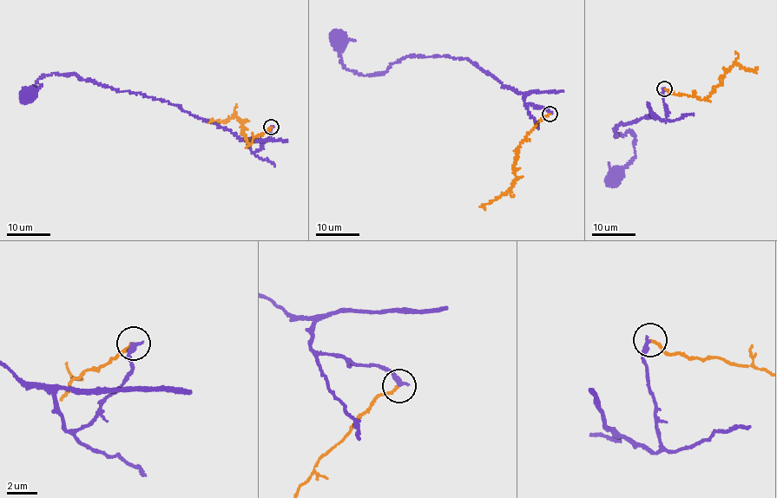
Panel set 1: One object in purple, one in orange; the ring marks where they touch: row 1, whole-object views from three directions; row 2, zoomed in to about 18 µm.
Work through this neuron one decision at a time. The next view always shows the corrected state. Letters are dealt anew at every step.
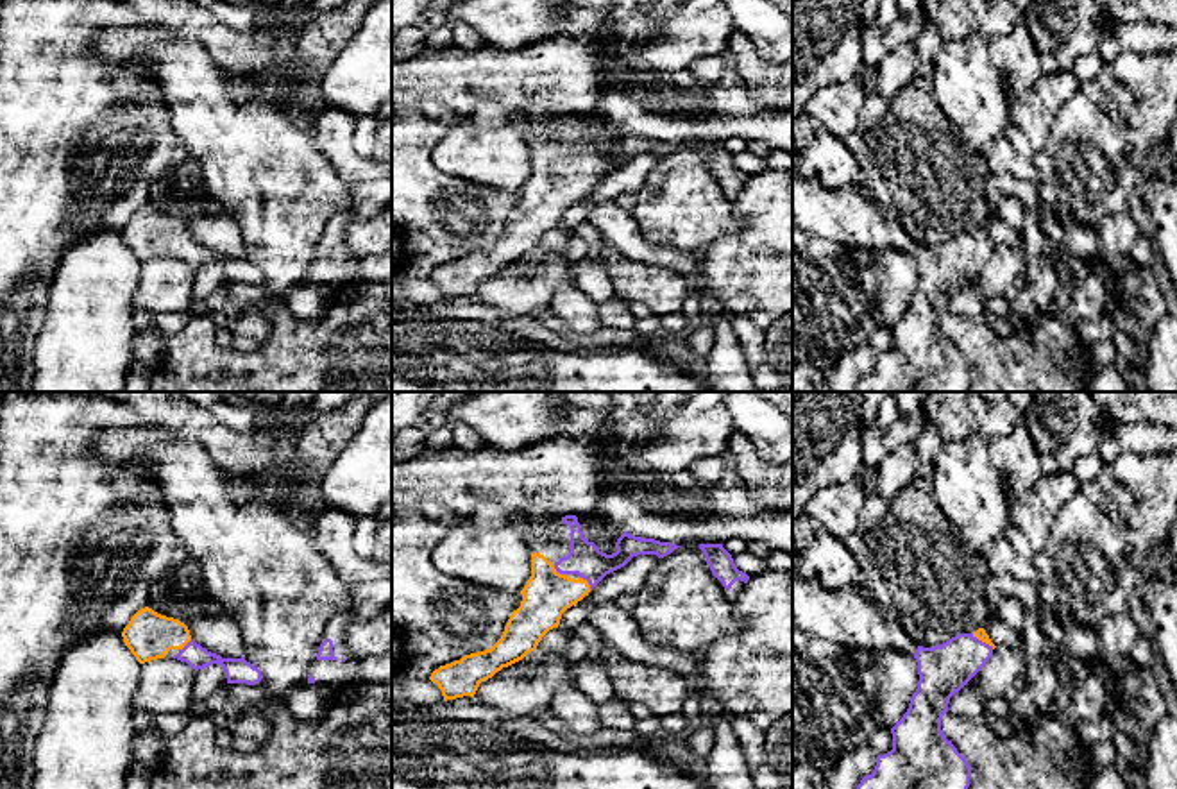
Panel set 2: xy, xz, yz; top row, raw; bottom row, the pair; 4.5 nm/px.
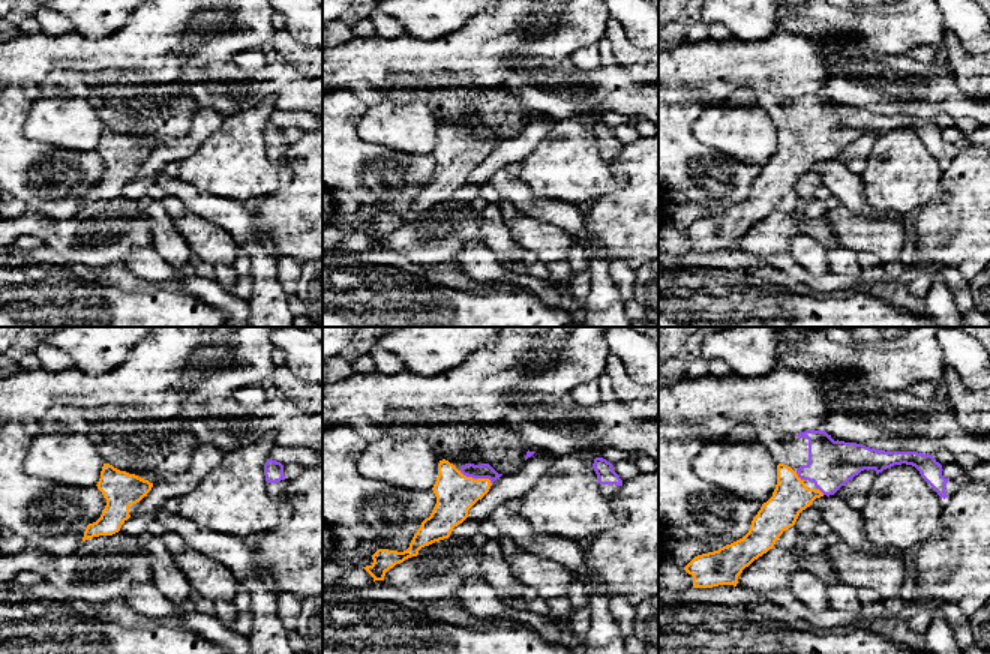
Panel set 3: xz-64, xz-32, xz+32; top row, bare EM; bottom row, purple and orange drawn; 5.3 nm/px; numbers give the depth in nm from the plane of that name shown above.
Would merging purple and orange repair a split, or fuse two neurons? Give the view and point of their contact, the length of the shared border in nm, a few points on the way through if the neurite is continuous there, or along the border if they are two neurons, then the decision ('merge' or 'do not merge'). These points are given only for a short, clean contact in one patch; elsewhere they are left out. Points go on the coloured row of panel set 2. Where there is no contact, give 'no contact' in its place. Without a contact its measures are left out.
meets purple in yz at (981, 641); contact 120 nm long; runs through yz (943, 670), (981, 641), (981, 634); merge

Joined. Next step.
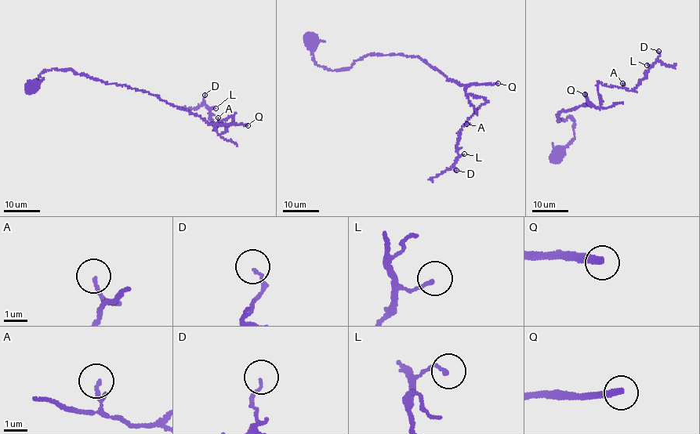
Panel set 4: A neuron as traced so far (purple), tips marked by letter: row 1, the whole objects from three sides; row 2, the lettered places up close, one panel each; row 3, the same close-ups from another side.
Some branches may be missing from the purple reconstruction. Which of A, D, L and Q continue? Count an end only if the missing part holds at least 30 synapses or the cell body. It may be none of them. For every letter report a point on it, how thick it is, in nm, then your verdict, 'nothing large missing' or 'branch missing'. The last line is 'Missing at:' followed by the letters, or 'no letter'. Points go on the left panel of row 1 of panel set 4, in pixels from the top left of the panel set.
A: at (218, 117); 140 nm thick; nothing large missing
D: at (204, 95); 110 nm thick; nothing large missing
L: at (215, 108); 130 nm thick; nothing large missing
Q: at (248, 125); 320 nm thick; branch missing
Missing at: Q

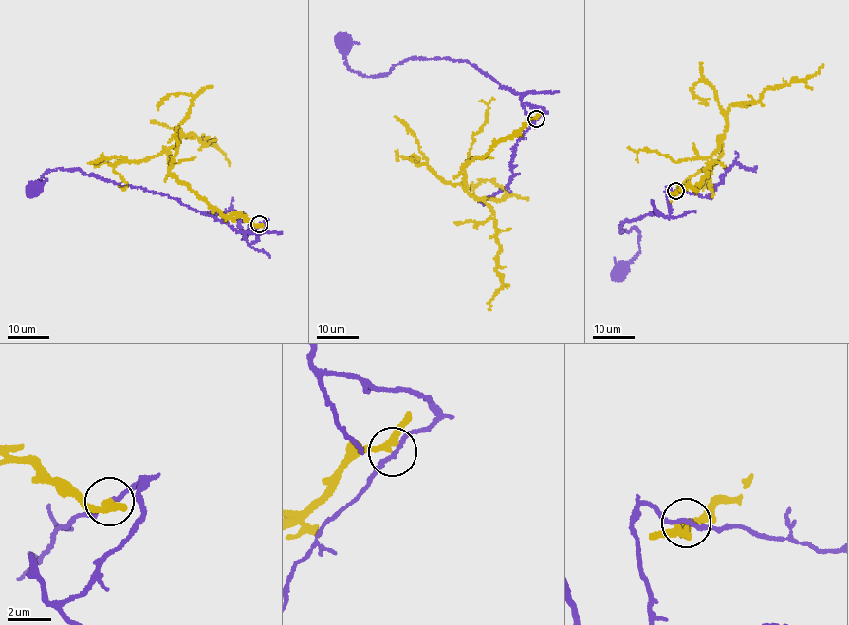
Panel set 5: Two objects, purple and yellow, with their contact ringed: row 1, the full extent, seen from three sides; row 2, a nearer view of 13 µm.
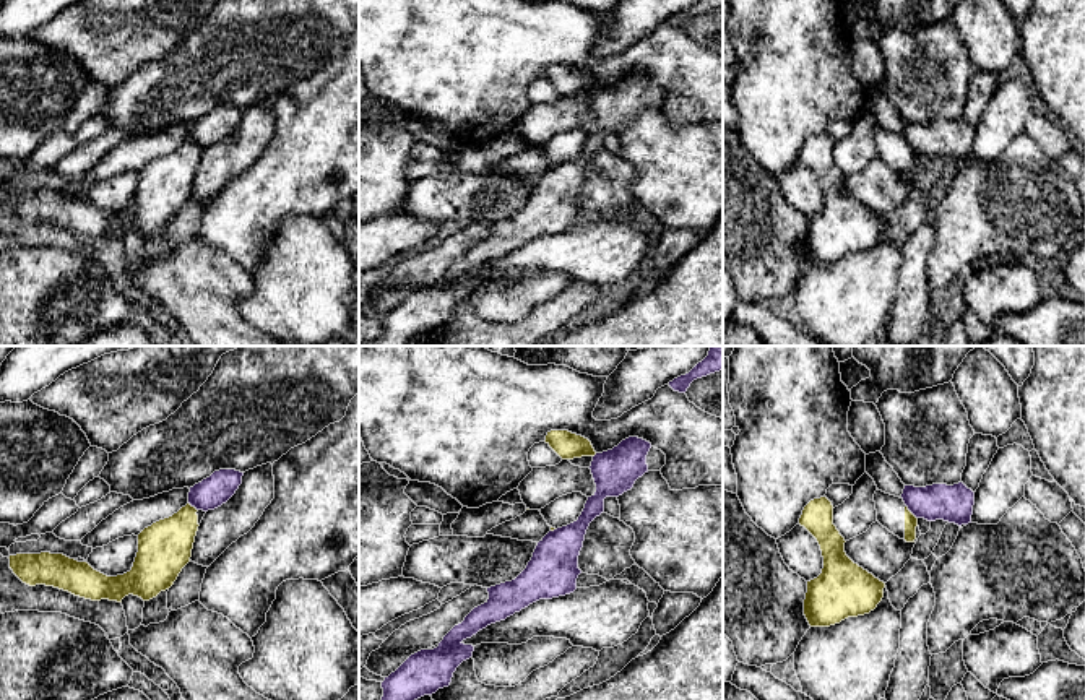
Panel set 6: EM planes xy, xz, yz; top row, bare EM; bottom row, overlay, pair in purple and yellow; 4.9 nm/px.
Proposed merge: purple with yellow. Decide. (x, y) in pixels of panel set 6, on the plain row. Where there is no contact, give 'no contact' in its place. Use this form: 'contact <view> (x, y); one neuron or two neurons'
contact yz (910, 146); two neurons

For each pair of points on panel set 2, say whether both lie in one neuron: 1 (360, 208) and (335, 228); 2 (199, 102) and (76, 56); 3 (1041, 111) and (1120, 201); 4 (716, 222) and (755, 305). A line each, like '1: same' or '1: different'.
1: same
2: different
3: different
4: different

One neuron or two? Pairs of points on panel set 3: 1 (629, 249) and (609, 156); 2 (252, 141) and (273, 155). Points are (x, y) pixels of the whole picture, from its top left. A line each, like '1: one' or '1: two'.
1: two
2: two

